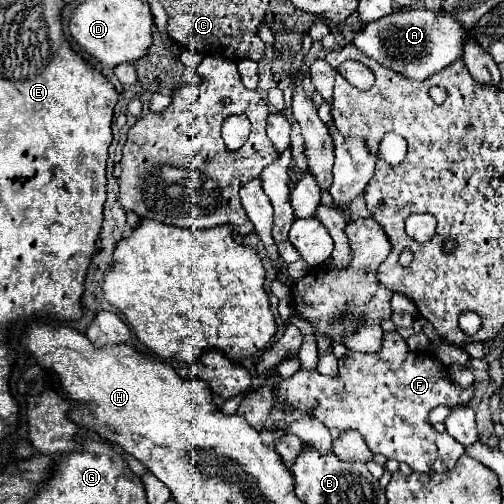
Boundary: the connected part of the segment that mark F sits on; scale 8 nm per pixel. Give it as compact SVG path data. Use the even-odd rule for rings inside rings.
M386 332L378 352L350 350L344 358L338 358L336 378L322 376L316 368L300 368L294 376L280 380L272 390L274 404L264 430L278 442L286 434L288 424L304 416L314 416L330 430L332 438L356 430L372 454L404 462L414 472L450 472L466 448L450 434L438 434L428 422L428 414L436 406L468 404L474 390L474 386L456 386L436 356L414 352L398 332ZM282 404L288 404L290 410L282 410Z

